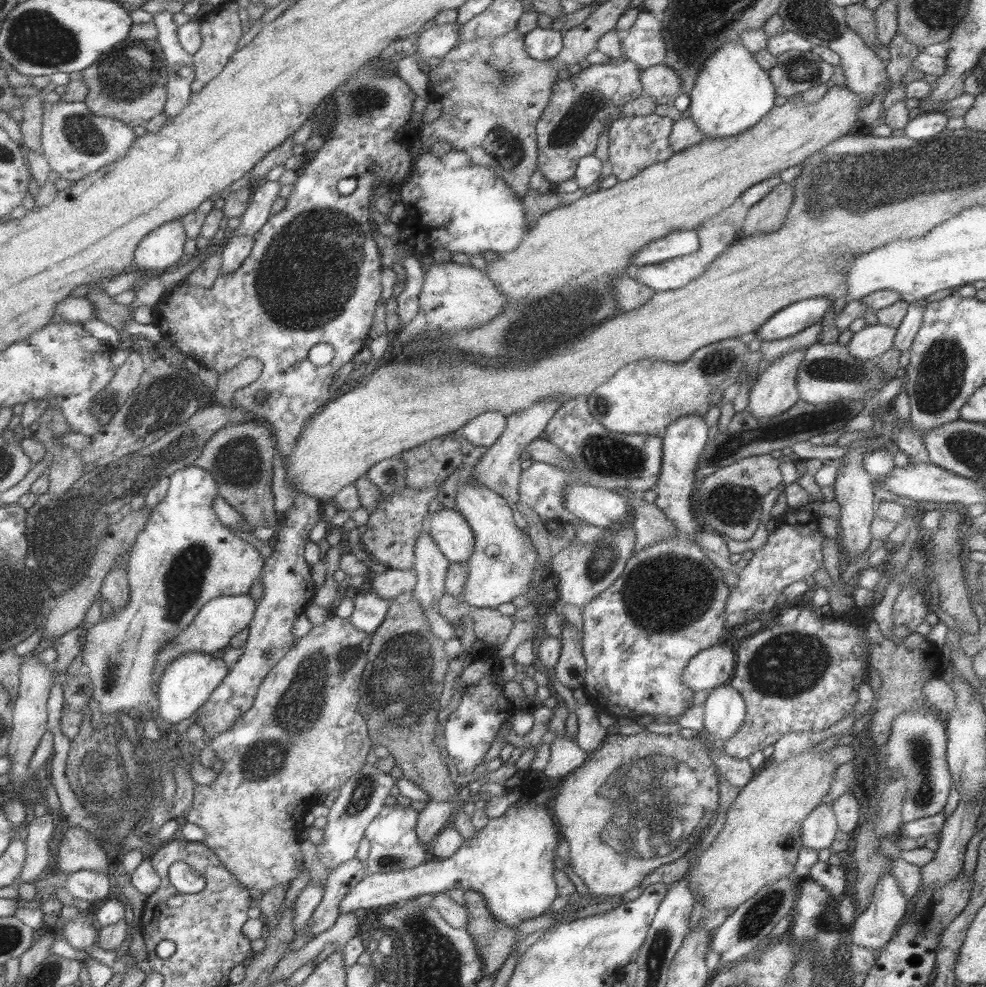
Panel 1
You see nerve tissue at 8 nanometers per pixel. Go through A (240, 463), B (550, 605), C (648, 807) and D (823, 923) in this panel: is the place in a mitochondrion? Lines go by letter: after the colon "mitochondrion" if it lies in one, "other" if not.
A: mitochondrion
B: other
C: mitochondrion
D: other

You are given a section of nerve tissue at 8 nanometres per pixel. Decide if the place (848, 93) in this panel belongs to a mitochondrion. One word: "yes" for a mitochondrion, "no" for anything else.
no

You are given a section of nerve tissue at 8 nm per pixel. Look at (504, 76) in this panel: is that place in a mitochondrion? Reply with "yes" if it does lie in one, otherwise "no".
yes

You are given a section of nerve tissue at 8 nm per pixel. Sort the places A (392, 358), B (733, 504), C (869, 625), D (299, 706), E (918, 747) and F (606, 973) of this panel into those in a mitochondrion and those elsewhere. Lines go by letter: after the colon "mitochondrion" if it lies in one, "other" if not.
A: other
B: mitochondrion
C: other
D: mitochondrion
E: mitochondrion
F: other

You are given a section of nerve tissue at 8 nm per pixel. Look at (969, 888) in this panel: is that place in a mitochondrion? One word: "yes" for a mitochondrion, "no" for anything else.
no

